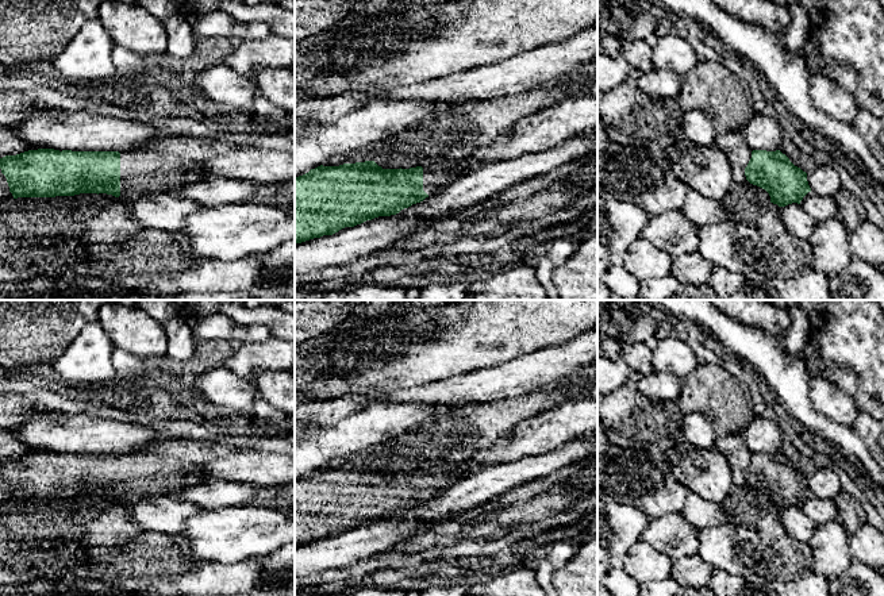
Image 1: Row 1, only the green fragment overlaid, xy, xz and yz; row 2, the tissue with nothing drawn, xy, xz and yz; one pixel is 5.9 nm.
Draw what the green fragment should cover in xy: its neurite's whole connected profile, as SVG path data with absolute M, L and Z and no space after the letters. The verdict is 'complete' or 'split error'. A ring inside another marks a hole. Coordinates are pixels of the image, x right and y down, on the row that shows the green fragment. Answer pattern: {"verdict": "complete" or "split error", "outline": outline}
{"verdict": "split error", "outline": "M38 149L0 158L0 169L14 199L107 193L131 200L207 178L197 164L187 165L151 149L122 153Z"}

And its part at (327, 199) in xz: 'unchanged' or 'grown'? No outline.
grown

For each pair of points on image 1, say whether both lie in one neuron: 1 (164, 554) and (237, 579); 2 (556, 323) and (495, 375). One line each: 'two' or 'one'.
1: one
2: two

